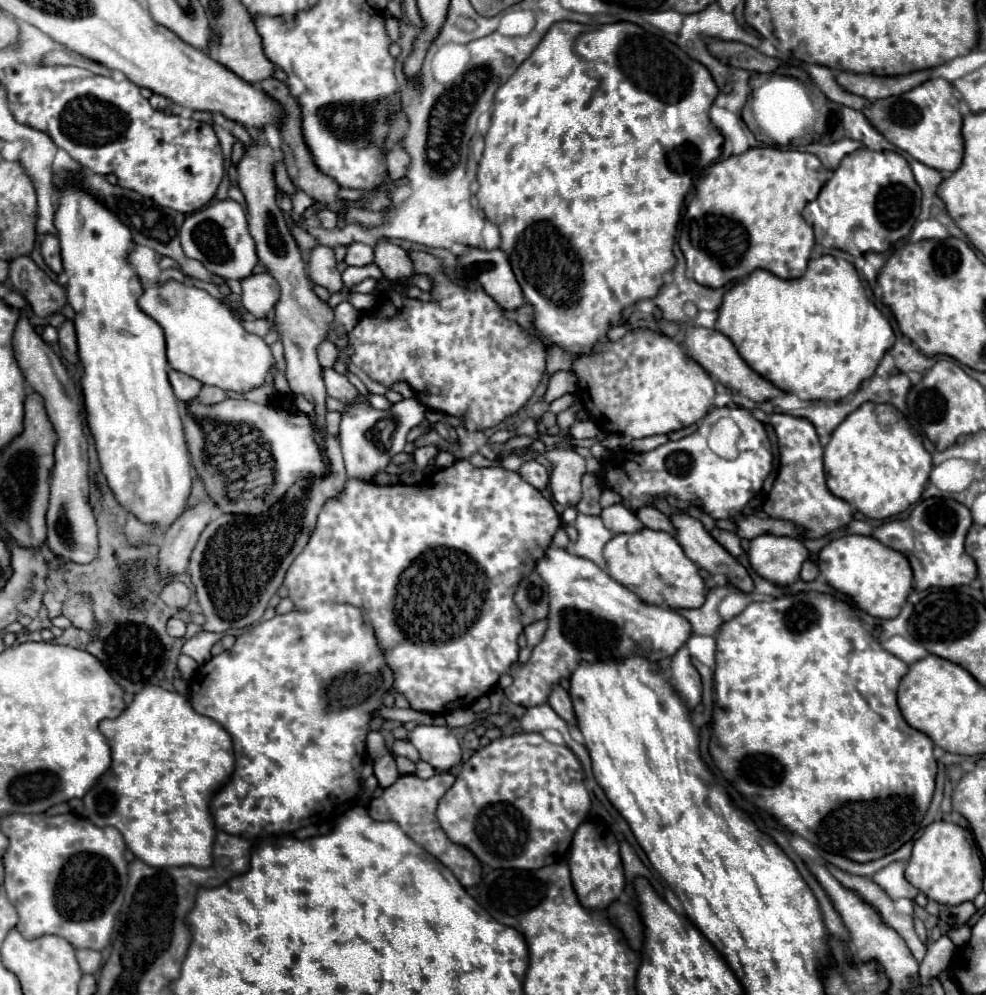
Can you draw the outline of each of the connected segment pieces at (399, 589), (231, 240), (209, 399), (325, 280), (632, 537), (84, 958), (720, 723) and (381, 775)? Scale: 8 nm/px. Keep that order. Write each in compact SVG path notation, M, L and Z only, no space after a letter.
M459 459L451 467L437 471L433 475L437 477L437 483L433 483L433 485L427 485L427 483L403 485L401 483L401 485L381 487L381 485L359 481L359 479L347 479L343 493L339 493L339 497L331 497L331 501L327 501L327 505L323 505L317 525L315 525L315 533L311 533L305 549L299 553L299 557L295 557L295 561L287 569L283 585L287 587L289 599L295 603L295 609L299 609L299 611L313 609L317 603L349 603L349 605L361 607L363 619L367 625L373 627L377 645L385 655L385 663L393 671L393 677L395 677L393 689L397 693L405 695L411 709L415 709L415 711L447 715L449 711L471 707L479 697L493 691L495 685L499 683L499 677L511 671L513 661L517 663L517 655L519 655L517 637L519 637L523 625L519 621L519 609L513 603L513 593L517 589L517 583L529 571L535 569L537 559L549 547L553 533L561 525L561 521L559 521L557 511L553 509L551 501L547 497L543 497L539 489L535 489L527 481L523 481L521 475L515 471L507 471L501 467L479 469L479 467L473 467L467 459Z
M233 199L211 201L205 209L187 215L181 227L181 247L183 253L191 259L203 263L209 273L215 273L223 279L243 279L249 277L257 265L255 241L247 229L247 217L243 207Z
M203 385L203 389L201 389L199 397L197 397L197 399L193 399L193 401L199 401L199 403L203 403L203 405L217 405L219 401L225 401L227 397L229 397L229 395L227 395L223 389Z
M317 245L307 255L307 271L309 271L311 281L315 285L327 287L329 293L337 293L343 287L341 273L337 271L335 265L337 265L337 261L335 261L335 255L333 255L331 247Z
M643 527L637 533L619 533L603 549L609 575L637 593L639 599L651 605L665 605L671 609L697 609L703 605L707 587L699 575L697 563L693 563L677 543L677 539L665 531Z
M79 949L77 961L81 965L83 973L97 973L101 969L101 953L93 949Z
M797 593L797 595L781 595L771 601L753 601L739 615L725 621L717 633L717 667L715 667L715 717L713 717L713 733L717 739L712 739L709 752L716 767L721 769L725 779L733 783L745 797L755 801L761 809L771 813L787 831L793 831L817 845L819 849L835 855L843 855L847 859L865 863L879 859L887 853L897 851L903 843L911 841L917 833L935 789L935 773L937 761L933 757L933 741L911 729L901 711L897 707L897 687L901 677L907 673L907 665L885 651L881 643L865 631L863 623L857 619L853 607L833 595L825 593Z
M371 731L367 735L367 753L373 761L373 771L375 771L375 777L379 779L379 785L383 789L393 785L395 779L399 777L395 755L387 749L387 745L385 745L379 731Z

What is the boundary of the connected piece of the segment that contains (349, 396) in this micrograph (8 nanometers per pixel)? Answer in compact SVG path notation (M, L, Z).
M323 369L321 377L325 381L325 387L327 387L327 395L329 397L339 399L341 403L349 403L355 397L359 397L359 391L347 381L345 375L341 375L341 373L333 371L333 369Z

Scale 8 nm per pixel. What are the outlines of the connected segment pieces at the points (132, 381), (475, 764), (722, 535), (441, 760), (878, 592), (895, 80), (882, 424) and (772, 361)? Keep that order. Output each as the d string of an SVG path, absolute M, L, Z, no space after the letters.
M57 189L57 211L55 211L55 227L59 231L59 241L61 241L61 259L63 259L63 267L65 273L69 277L67 283L67 301L75 311L75 329L77 329L77 343L79 343L79 359L83 363L83 397L85 397L85 409L87 409L87 421L89 421L89 429L95 437L95 447L99 453L99 463L101 469L107 477L109 487L113 489L117 501L131 511L135 517L139 517L143 523L155 523L161 529L169 527L185 509L189 491L191 491L191 457L189 457L189 449L185 443L185 435L183 435L183 423L179 417L179 409L177 409L177 397L171 389L171 383L167 381L167 371L169 371L169 363L165 357L165 335L163 329L159 327L159 323L155 319L151 319L147 313L143 313L139 309L139 297L143 295L143 285L137 277L137 273L133 271L133 267L129 265L127 257L133 251L135 243L131 241L131 233L127 233L127 225L123 225L115 213L107 213L107 209L103 209L103 205L99 205L99 201L91 201L91 197L87 197L87 193L83 193L83 189Z
M517 733L517 735L509 735L509 737L499 737L499 739L491 741L487 747L481 747L479 751L473 753L473 757L463 765L461 773L457 775L457 781L453 783L453 787L439 801L437 819L443 827L443 831L449 835L449 839L459 843L459 845L465 845L467 849L471 849L481 863L485 863L493 869L529 869L529 871L535 871L535 869L541 869L545 865L553 865L553 863L557 863L565 857L565 853L571 845L573 833L583 823L583 819L587 817L589 807L591 807L591 801L589 801L589 793L583 785L581 761L575 757L575 753L567 745L549 743L541 733Z
M715 527L715 529L711 531L711 535L713 535L713 539L715 539L717 543L721 543L733 557L739 557L739 555L743 553L743 549L741 549L741 545L739 545L739 537L737 537L735 533Z
M417 725L409 733L409 741L421 753L421 759L437 771L447 771L461 761L461 747L457 737L447 727Z
M853 533L829 541L819 553L819 569L829 585L851 597L857 607L879 619L897 617L909 591L913 589L913 571L907 557L883 545L875 537Z
M839 71L835 79L845 91L861 95L869 101L877 101L883 97L905 93L907 89L913 89L915 85L921 85L923 81L927 81L929 75L931 71L915 71L915 73L899 75L899 77L877 77L877 75Z
M863 403L833 431L833 437L825 447L823 465L829 491L835 497L857 507L869 519L887 519L897 513L903 513L907 507L917 503L933 469L931 455L923 447L921 435L909 425L905 415L897 407L881 403Z
M831 255L809 261L805 275L799 279L779 279L769 271L757 269L743 283L737 283L725 293L715 329L727 335L743 361L777 389L793 393L803 401L827 403L841 401L849 393L855 393L865 379L875 375L881 357L895 343L889 319L865 295L855 267Z

